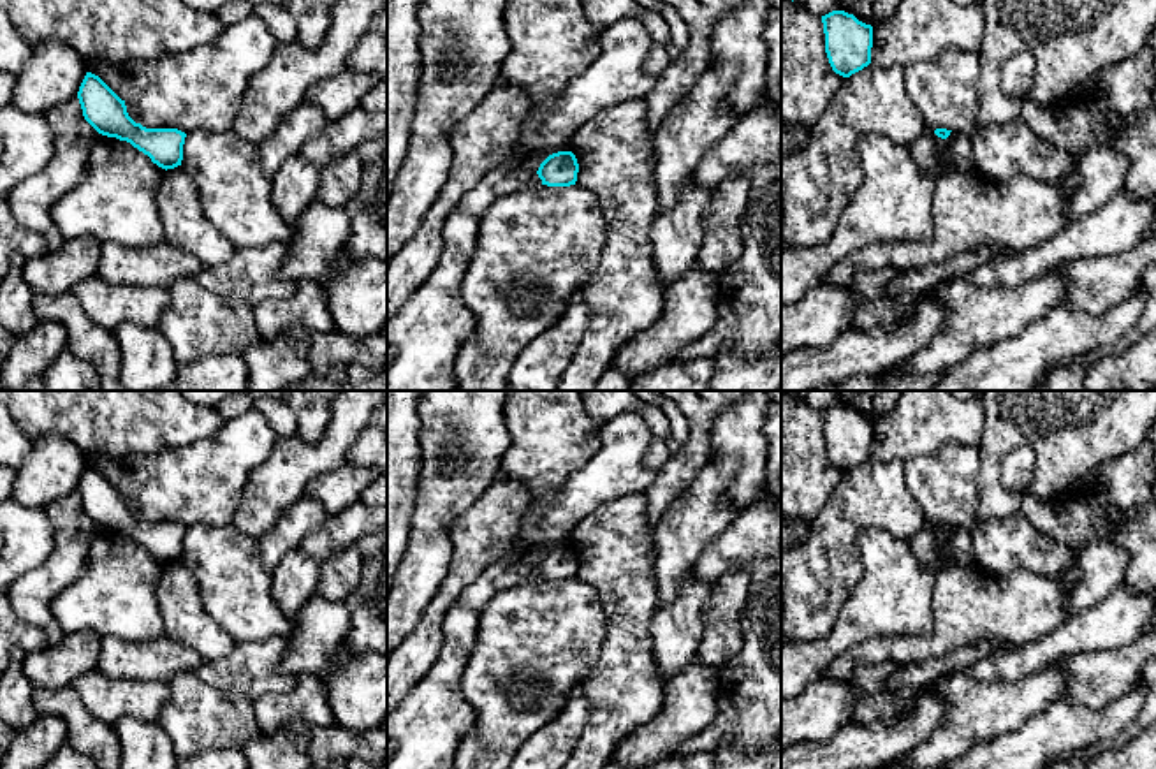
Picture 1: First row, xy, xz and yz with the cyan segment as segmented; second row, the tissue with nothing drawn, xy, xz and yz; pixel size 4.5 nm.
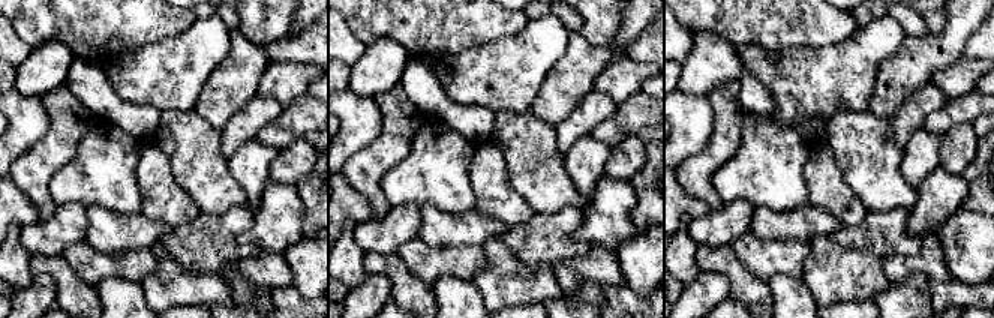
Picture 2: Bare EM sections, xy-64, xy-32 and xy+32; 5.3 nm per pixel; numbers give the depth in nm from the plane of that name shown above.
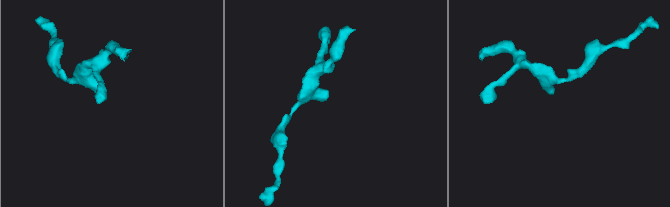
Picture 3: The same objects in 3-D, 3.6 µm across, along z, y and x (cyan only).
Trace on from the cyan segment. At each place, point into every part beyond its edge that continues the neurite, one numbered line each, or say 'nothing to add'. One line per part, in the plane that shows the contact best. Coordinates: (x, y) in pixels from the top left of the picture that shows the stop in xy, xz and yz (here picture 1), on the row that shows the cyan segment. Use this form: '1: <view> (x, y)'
nothing to add

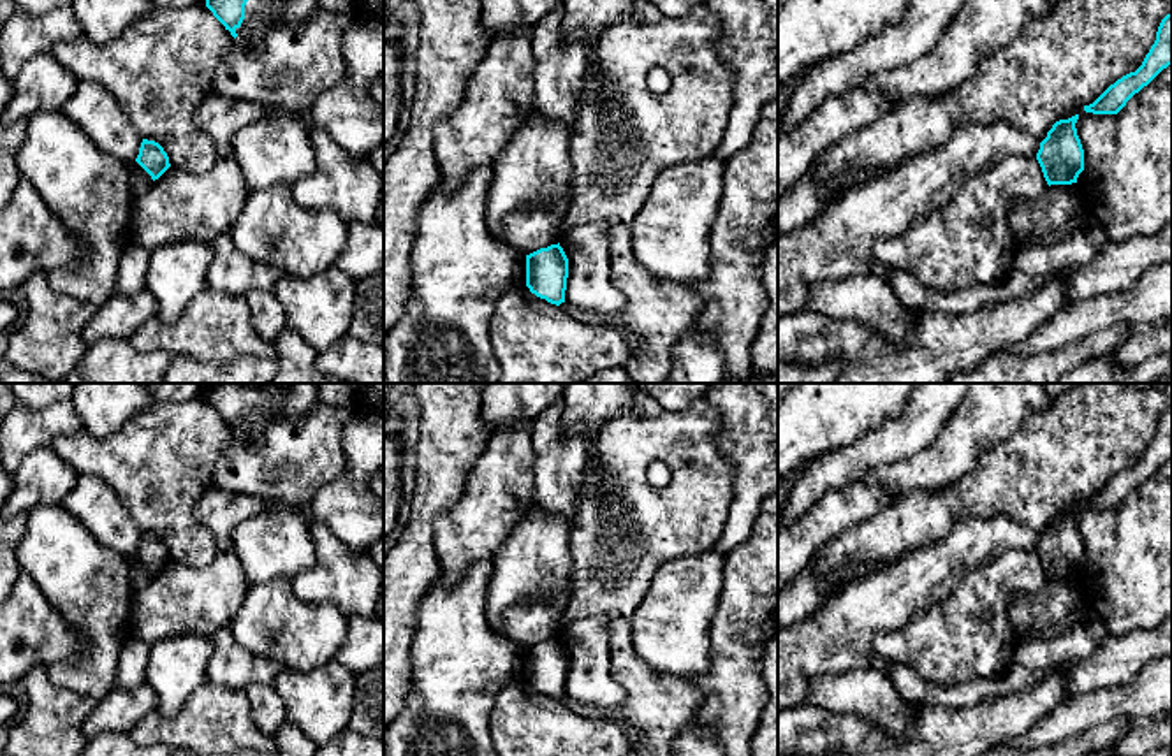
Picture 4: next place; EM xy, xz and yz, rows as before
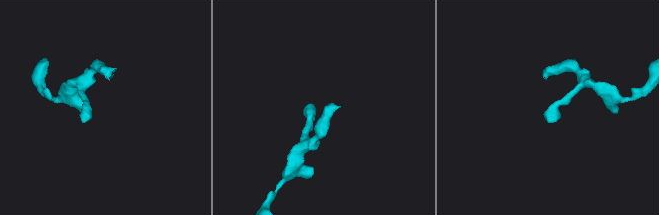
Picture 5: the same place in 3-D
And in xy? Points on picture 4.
1: xy (259, 14)

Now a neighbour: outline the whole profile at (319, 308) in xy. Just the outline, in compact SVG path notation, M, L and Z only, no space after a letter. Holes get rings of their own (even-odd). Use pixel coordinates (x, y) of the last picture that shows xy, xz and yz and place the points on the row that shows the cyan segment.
M336 265L308 278L283 273L271 292L285 311L285 327L317 352L348 336L355 281Z

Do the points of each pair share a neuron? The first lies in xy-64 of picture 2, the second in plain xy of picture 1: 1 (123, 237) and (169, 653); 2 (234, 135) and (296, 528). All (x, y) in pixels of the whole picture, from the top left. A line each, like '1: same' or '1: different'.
1: same
2: same

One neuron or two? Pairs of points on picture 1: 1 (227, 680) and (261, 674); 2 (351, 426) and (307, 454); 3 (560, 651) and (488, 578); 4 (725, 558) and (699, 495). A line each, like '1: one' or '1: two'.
1: one
2: one
3: two
4: two

